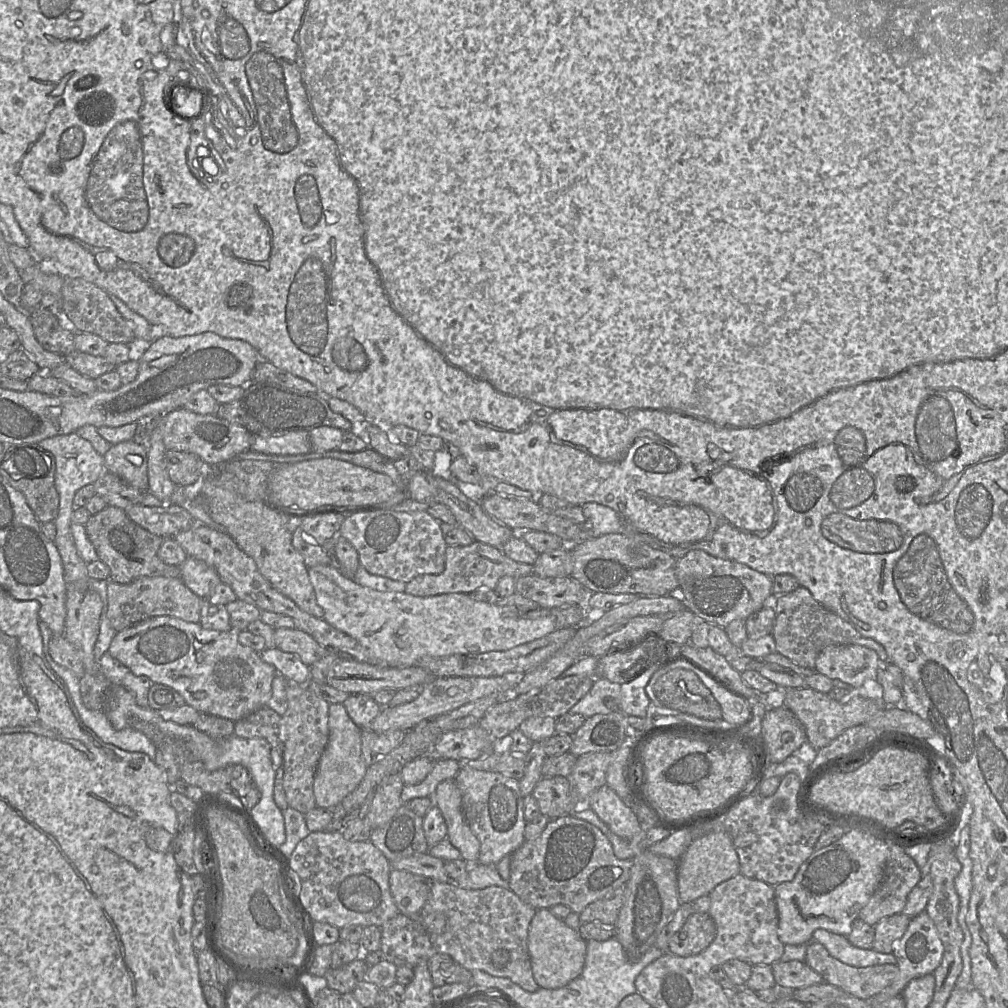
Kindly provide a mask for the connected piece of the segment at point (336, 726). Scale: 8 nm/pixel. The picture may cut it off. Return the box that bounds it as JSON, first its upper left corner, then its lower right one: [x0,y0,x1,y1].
[313,704,367,809]

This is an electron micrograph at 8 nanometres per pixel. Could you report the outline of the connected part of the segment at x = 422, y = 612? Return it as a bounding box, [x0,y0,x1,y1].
[308,565,557,667]

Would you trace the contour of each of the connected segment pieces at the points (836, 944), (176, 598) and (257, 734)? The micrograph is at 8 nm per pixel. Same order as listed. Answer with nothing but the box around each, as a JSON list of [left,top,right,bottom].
[[812,929,897,966],[106,577,202,631],[233,706,289,809]]

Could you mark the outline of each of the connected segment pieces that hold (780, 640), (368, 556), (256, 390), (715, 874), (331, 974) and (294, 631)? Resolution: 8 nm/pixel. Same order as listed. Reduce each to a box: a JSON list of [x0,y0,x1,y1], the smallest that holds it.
[[772,586,889,669],[338,509,447,583],[216,381,353,435],[678,831,740,903],[324,957,368,994],[274,628,329,666]]

